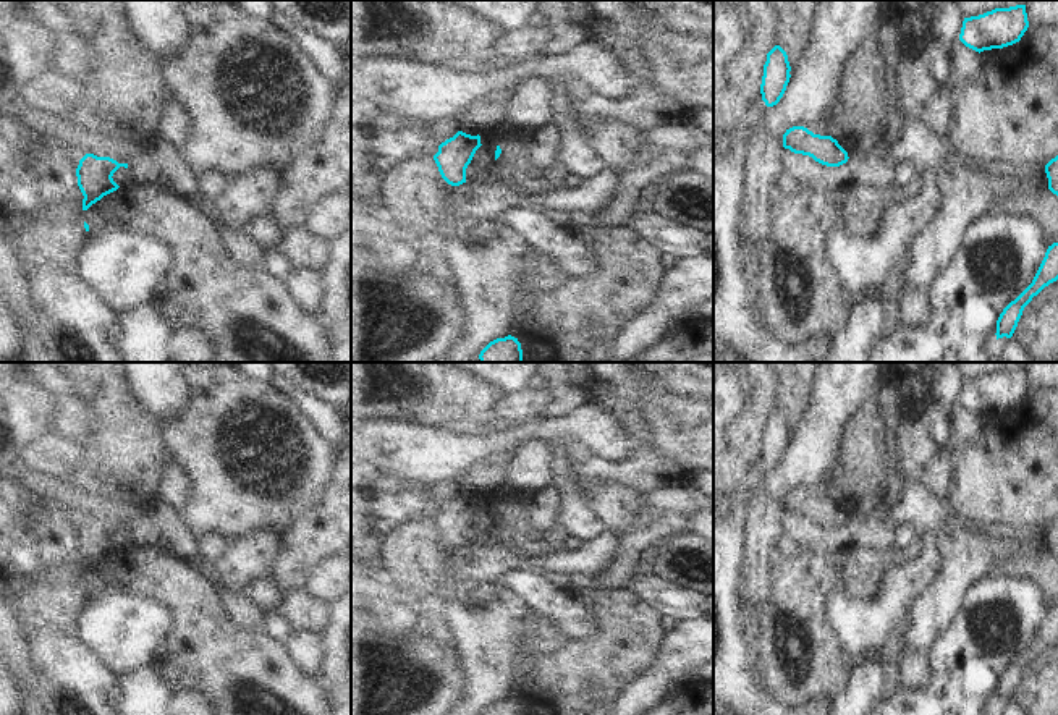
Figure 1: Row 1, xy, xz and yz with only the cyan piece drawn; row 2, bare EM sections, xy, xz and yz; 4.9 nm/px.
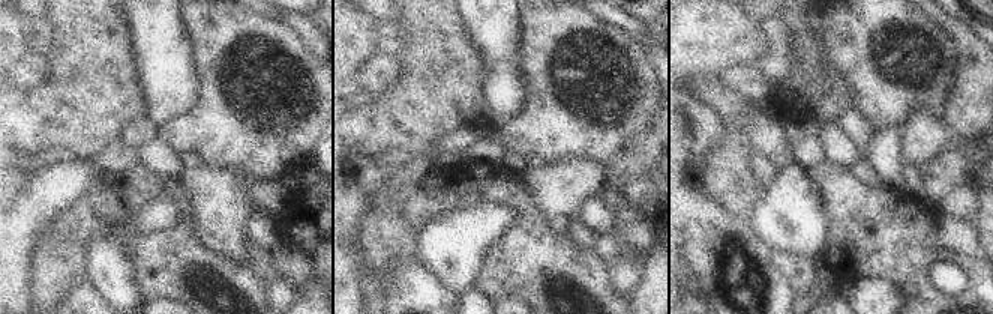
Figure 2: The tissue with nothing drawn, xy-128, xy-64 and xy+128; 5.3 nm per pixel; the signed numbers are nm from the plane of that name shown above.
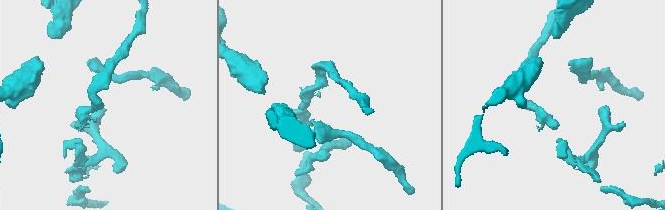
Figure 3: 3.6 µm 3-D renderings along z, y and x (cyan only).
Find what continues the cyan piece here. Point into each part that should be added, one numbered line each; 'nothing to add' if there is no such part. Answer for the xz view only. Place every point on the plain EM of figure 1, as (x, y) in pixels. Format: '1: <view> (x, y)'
nothing to add

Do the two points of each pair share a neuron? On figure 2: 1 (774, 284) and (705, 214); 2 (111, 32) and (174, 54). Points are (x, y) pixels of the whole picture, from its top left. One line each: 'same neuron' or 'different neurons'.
1: same neuron
2: different neurons

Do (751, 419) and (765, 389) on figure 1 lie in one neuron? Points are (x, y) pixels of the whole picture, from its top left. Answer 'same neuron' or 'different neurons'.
same neuron

